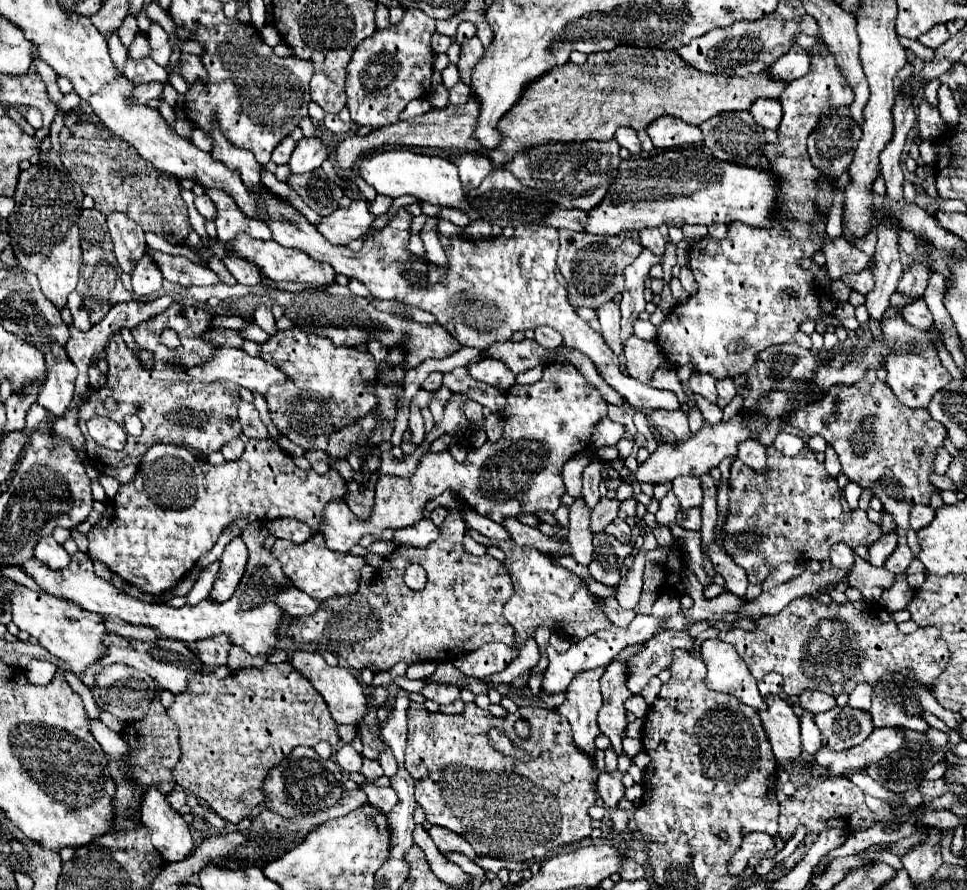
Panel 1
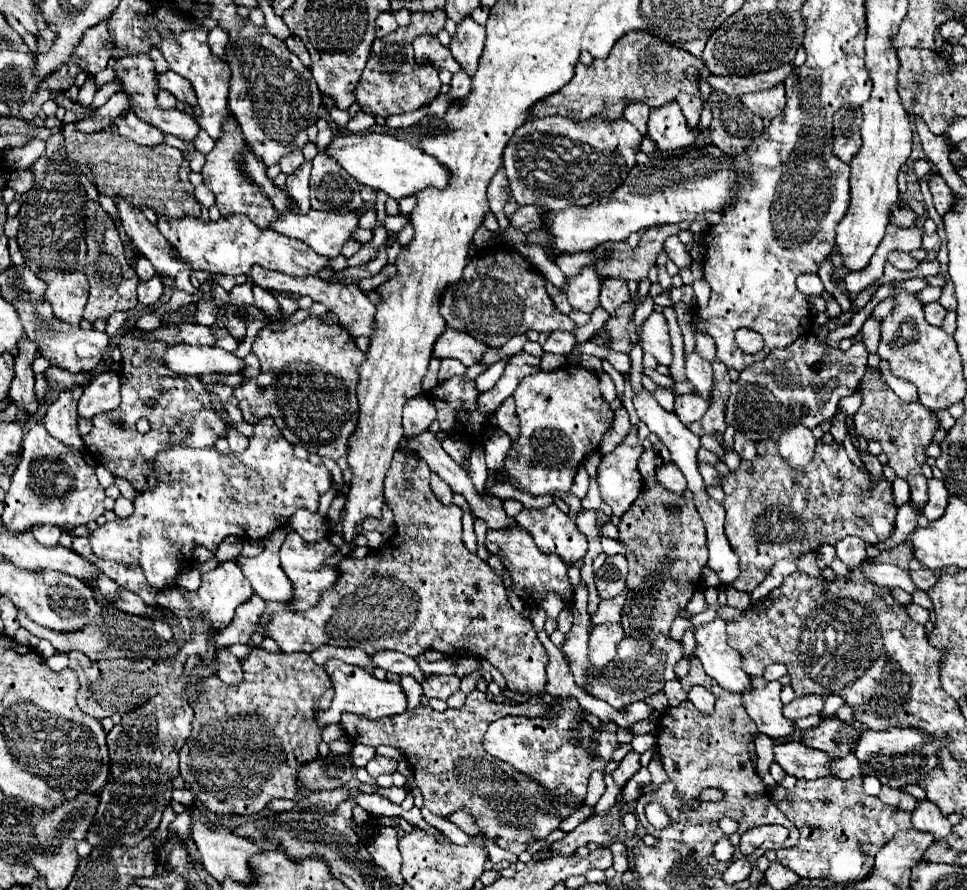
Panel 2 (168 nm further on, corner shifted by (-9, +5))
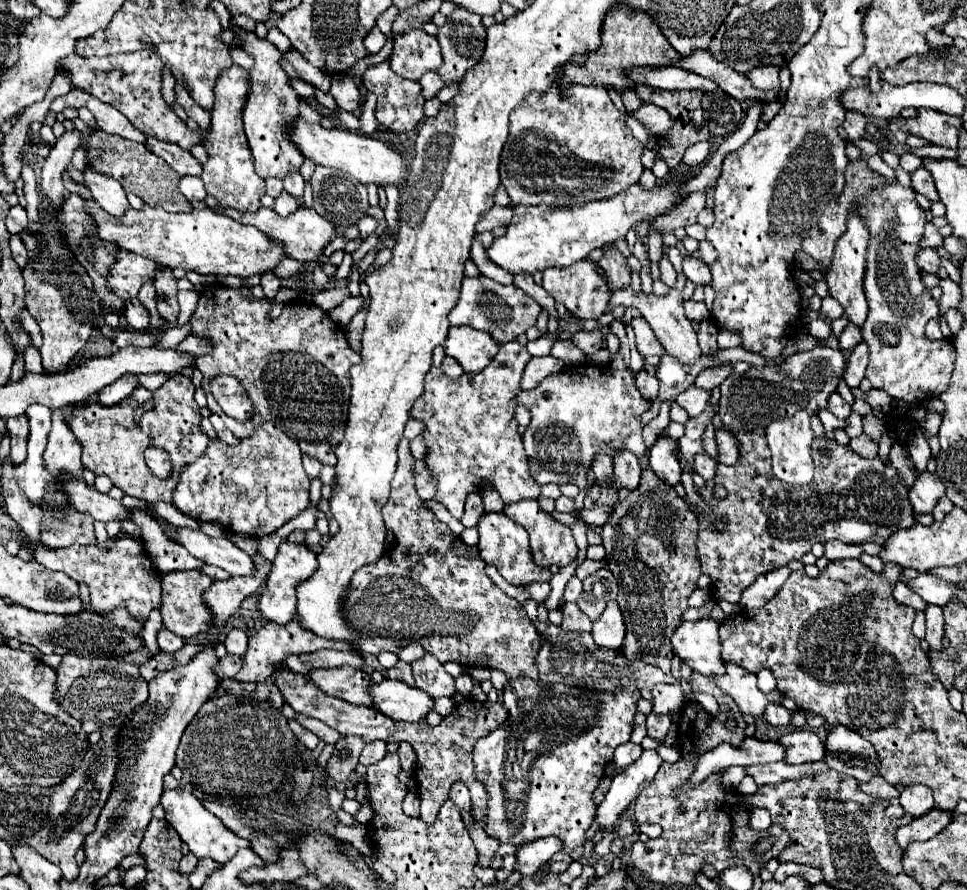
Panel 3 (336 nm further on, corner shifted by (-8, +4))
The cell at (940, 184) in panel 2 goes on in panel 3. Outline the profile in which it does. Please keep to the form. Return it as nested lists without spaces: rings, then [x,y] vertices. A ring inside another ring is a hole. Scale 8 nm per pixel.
[[[921,167],[921,169],[917,169],[915,173],[911,173],[911,181],[913,181],[913,189],[915,189],[917,193],[925,195],[931,203],[939,201],[937,189],[935,189],[935,185],[933,185],[933,177],[931,177],[931,173],[929,173],[927,169]]]

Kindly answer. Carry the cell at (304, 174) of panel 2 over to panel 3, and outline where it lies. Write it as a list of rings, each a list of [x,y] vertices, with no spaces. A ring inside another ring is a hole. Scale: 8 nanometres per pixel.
[[[281,191],[281,195],[275,199],[275,211],[281,215],[281,217],[287,217],[289,213],[293,213],[295,209],[299,209],[299,199],[293,197],[291,193],[287,191]]]

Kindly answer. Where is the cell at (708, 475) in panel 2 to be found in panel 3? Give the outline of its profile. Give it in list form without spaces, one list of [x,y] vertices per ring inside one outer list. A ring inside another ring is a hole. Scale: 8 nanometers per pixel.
[[[699,453],[699,455],[695,455],[693,469],[695,469],[695,473],[699,473],[705,481],[709,481],[709,479],[713,479],[713,477],[715,477],[717,463],[715,463],[707,453]]]

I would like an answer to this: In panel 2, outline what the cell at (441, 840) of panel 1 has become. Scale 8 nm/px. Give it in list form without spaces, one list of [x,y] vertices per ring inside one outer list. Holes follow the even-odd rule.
[[[464,810],[454,812],[452,816],[448,816],[448,820],[454,822],[454,824],[456,824],[460,830],[464,830],[466,834],[478,834],[478,832],[480,832],[480,828],[476,826],[476,820],[472,818],[472,814],[468,814],[468,812],[464,812]]]

